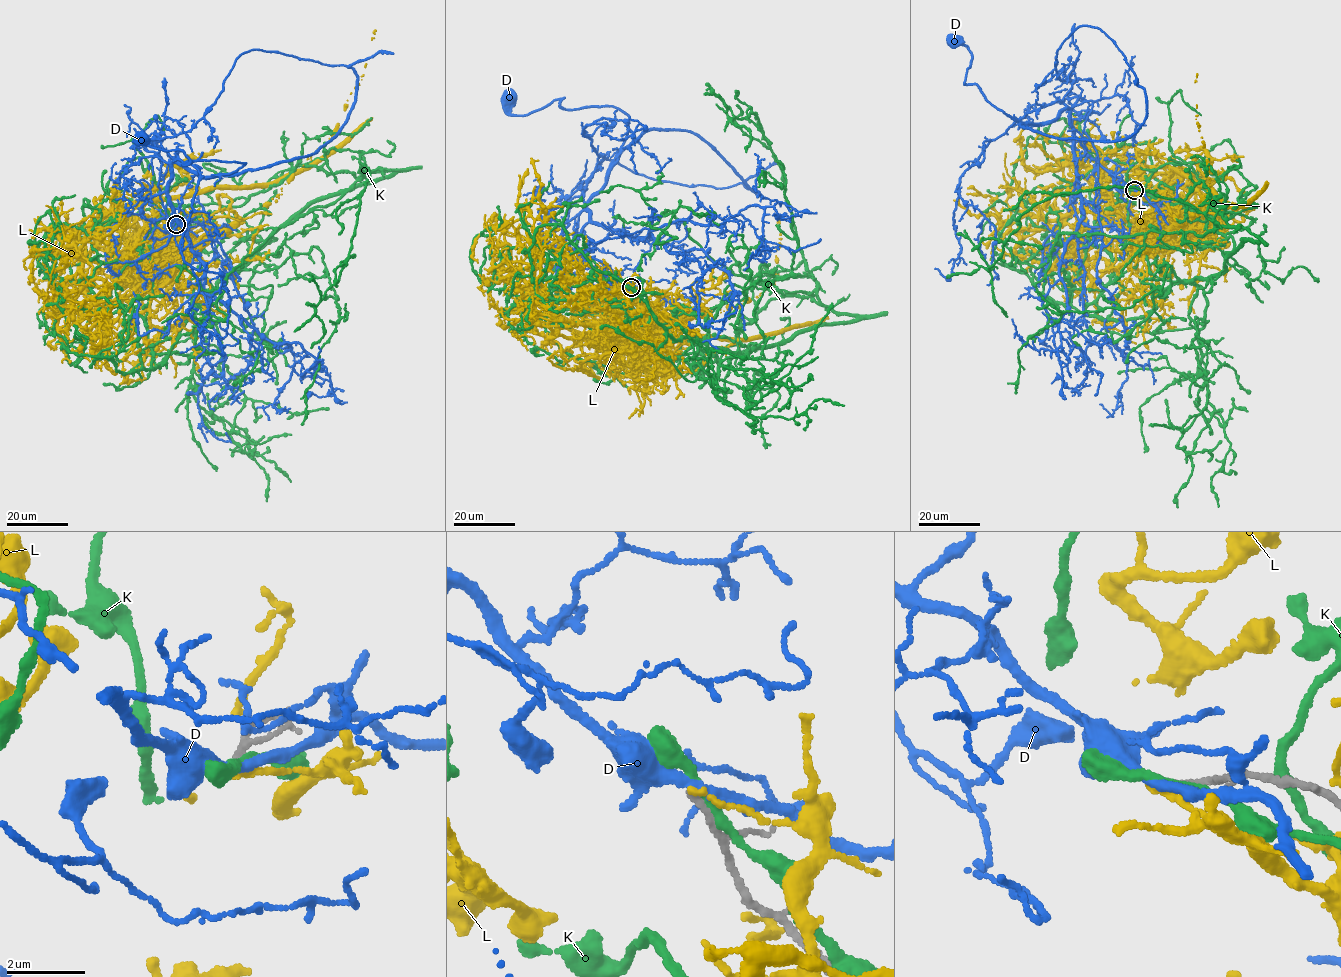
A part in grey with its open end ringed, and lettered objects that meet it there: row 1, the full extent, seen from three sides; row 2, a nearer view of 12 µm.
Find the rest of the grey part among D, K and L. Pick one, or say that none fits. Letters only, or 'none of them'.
none of them

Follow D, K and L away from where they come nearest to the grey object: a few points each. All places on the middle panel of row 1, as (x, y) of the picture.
D: (632, 288), (594, 269), (576, 243), (628, 116), (612, 106), (566, 110), (563, 97), (514, 115), (510, 99)
K: (632, 288), (667, 354), (726, 366), (860, 319), (783, 296), (725, 349), (667, 360), (578, 311), (616, 330)
L: (631, 287), (641, 292), (645, 324), (655, 332), (717, 294), (726, 305), (740, 306), (776, 278), (779, 220)

